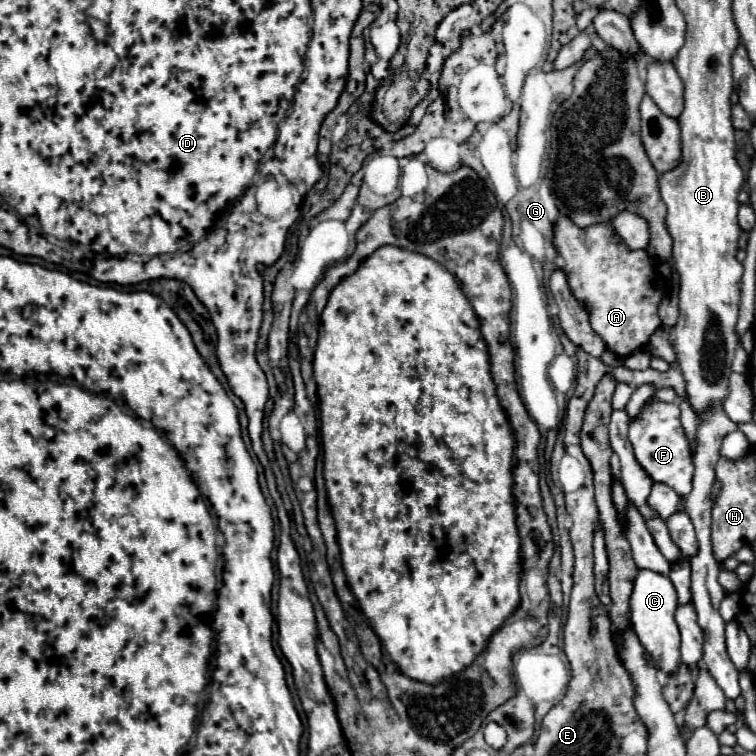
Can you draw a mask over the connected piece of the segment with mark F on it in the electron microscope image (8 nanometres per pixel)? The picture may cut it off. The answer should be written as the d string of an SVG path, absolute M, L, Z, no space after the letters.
M652 401L642 405L640 415L630 421L630 443L634 447L634 457L642 469L650 475L654 483L664 483L672 487L680 497L690 495L692 491L692 447L680 423L680 407L676 403Z

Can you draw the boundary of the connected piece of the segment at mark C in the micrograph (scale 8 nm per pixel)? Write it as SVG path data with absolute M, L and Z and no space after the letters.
M640 569L634 581L634 591L630 597L630 613L632 613L632 629L638 635L642 647L658 661L658 669L666 673L674 673L680 663L680 633L674 621L674 613L678 609L678 595L668 575Z

